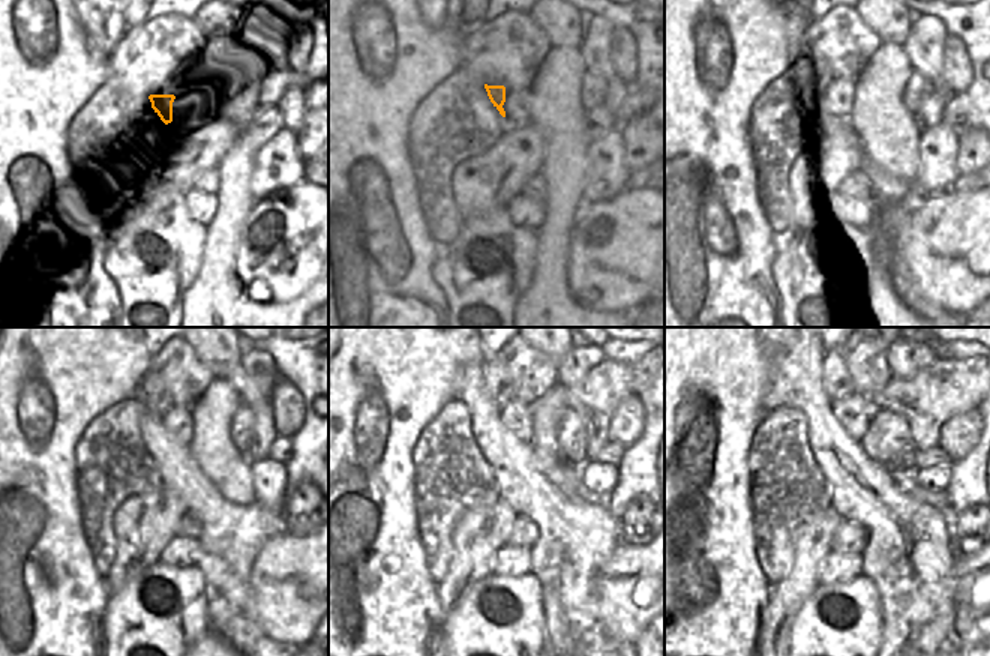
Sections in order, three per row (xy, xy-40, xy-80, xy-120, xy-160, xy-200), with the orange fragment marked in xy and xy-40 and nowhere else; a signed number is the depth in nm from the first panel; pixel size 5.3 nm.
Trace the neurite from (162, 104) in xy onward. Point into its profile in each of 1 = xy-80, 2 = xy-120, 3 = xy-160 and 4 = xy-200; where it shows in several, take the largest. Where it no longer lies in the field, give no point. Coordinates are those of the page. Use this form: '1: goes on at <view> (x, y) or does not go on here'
1: goes on at xy-80 (822, 72)
2: goes on at xy-120 (153, 392)
3: goes on at xy-160 (497, 382)
4: goes on at xy-200 (837, 383)

